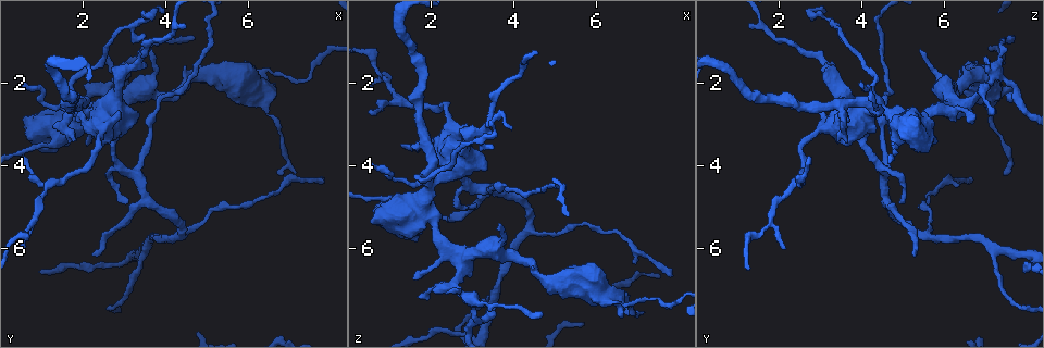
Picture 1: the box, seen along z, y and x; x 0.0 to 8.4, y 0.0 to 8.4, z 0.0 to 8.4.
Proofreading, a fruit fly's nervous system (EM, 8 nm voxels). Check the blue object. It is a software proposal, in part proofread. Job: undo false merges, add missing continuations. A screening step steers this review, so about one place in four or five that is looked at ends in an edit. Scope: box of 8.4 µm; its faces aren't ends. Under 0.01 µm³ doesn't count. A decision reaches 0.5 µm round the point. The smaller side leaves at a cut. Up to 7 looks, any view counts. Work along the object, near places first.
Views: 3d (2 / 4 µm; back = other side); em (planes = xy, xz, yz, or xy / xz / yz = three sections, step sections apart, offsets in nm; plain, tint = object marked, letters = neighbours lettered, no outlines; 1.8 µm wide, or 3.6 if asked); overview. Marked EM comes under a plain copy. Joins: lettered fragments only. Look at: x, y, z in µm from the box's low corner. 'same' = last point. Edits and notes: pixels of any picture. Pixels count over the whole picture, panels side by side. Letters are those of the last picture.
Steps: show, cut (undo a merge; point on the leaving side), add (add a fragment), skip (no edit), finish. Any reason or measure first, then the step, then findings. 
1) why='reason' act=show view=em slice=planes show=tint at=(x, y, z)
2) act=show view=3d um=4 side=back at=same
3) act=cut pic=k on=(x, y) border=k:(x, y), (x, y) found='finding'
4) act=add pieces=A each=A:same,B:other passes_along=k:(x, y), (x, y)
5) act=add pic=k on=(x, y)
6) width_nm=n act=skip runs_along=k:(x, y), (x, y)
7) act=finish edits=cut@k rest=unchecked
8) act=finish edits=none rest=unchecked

why='sharp bend' act=show view=em um=3.6 slice=planes show=letters at=(1.80, 2.80, 4.85)

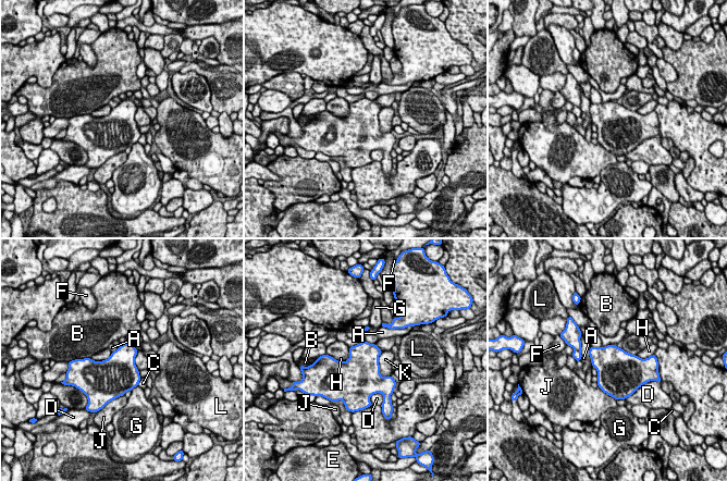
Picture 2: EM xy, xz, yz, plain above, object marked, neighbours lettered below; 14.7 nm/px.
act=skip each=A:other,B:other,C:other,D:other,E:other,F:other,G:other,H:other,J:other,K:other,L:other border=2:(118, 347), (112, 352) found='one cell here'

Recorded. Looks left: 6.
why='thick turns thin' act=show view=em um=3.6 slice=planes show=tint at=(6.25, 2.30, 7.10)

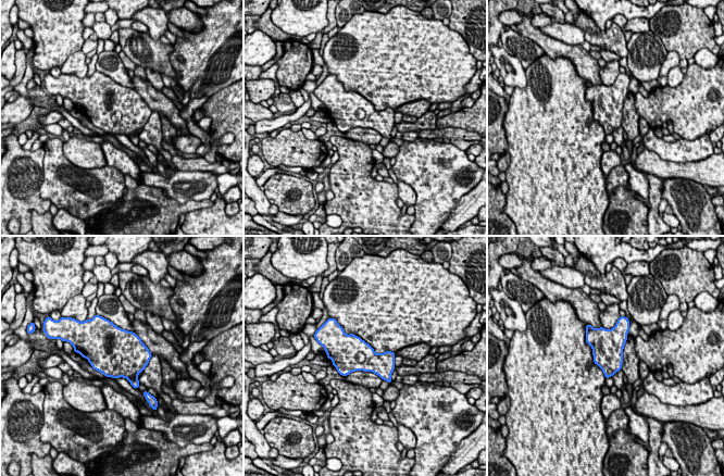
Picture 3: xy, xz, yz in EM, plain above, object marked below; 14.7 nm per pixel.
act=show view=em um=3.6 slice=planes show=letters at=same

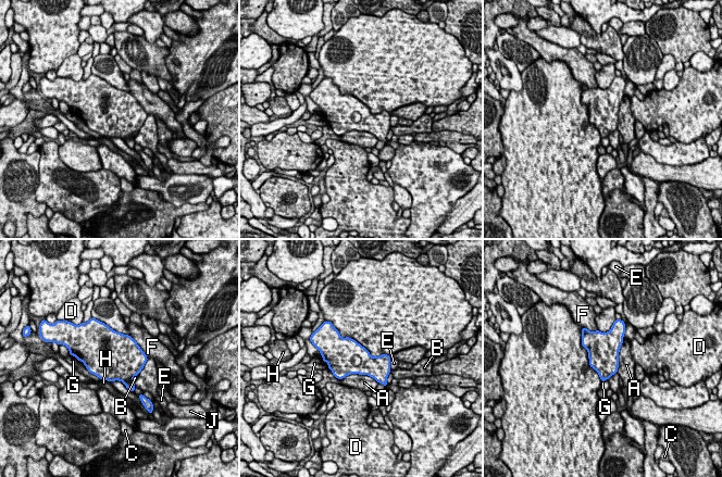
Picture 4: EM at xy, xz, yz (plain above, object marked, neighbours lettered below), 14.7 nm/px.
width_nm=440 longest_contact=A:600nm act=skip each=A:other,B:other,C:other,D:other,E:other,F:other,G:other,H:other,J:other found='all the same cell'

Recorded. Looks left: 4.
why='branch stops here' act=show view=em slice=xy step=16 show=tint at=(3.65, 1.25, 5.35)

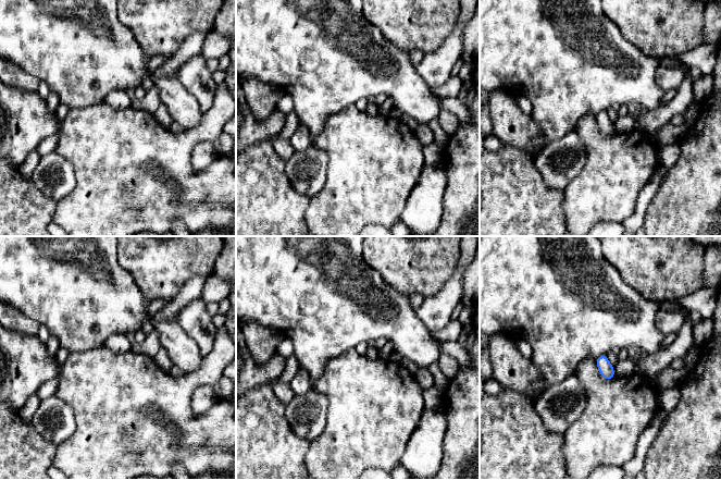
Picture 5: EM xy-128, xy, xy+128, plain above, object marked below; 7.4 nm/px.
why='another direction' act=show view=em slice=planes show=letters at=same

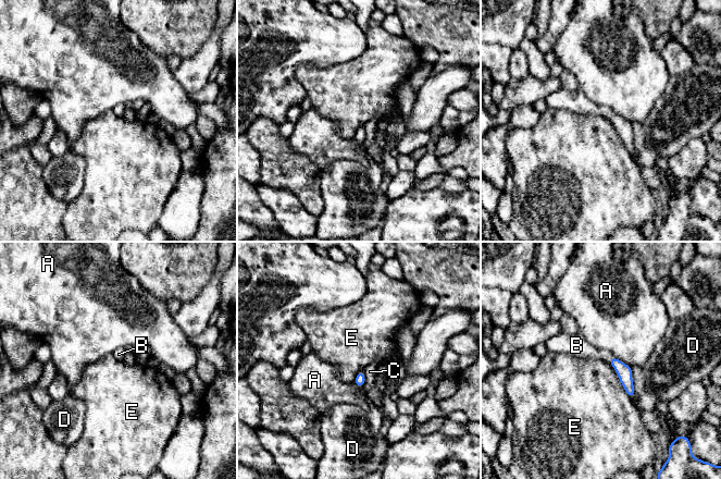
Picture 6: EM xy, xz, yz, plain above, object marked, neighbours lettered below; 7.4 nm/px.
width_nm=80 act=add pieces=B each=A:other,B:same,C:other,D:other,E:other passes_along=6:(624, 371), (610, 358), (579, 347) found='the cell continues'

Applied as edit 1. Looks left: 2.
act=finish edits=add@6 rest=unchecked

